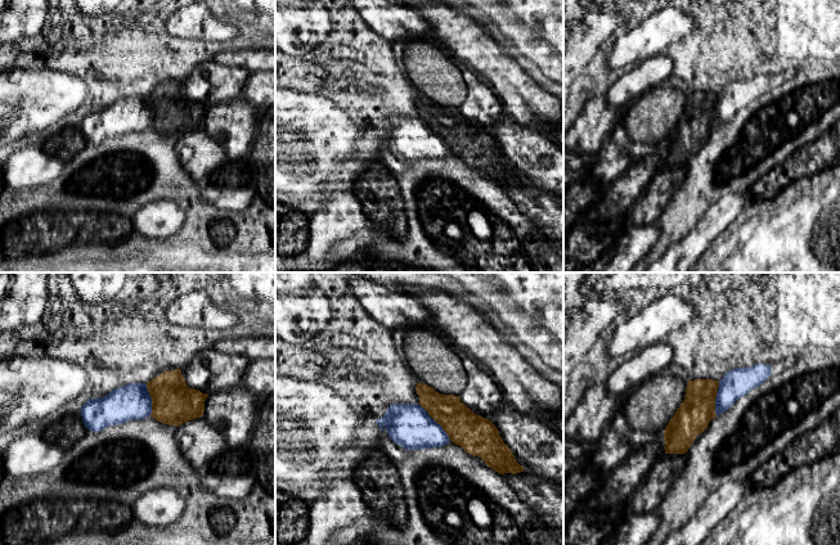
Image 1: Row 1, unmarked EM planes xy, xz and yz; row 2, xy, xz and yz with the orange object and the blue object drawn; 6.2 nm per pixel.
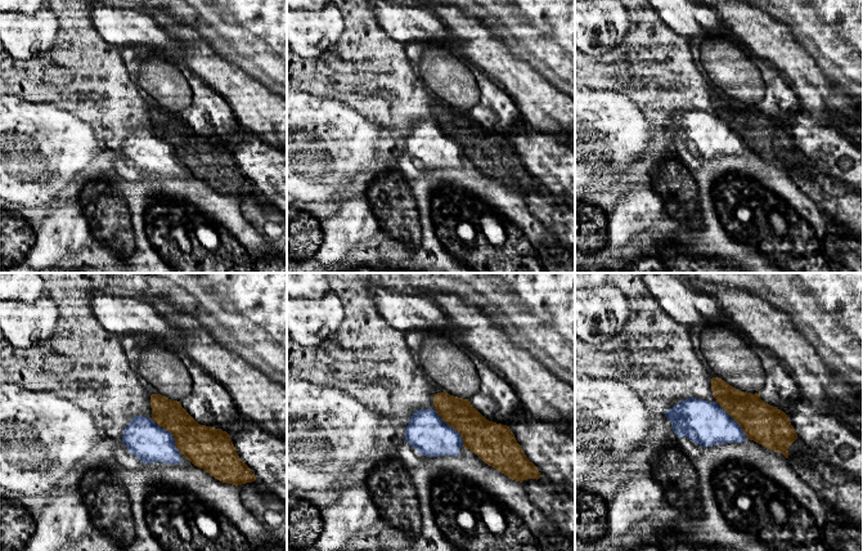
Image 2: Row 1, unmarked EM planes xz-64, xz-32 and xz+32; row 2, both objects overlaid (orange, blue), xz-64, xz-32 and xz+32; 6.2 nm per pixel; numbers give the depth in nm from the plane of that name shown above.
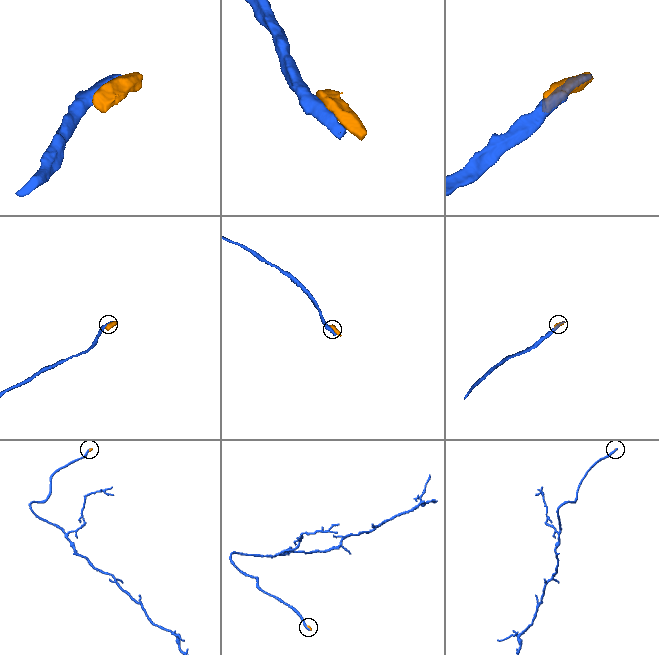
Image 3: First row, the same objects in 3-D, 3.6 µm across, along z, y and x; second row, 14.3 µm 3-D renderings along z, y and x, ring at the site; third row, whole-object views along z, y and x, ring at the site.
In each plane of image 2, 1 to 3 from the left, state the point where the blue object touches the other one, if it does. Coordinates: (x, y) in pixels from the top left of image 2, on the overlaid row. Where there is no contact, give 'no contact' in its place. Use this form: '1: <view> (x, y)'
1: xz-64 (167, 430)
2: xz-32 (453, 428)
3: xz+32 (733, 419)

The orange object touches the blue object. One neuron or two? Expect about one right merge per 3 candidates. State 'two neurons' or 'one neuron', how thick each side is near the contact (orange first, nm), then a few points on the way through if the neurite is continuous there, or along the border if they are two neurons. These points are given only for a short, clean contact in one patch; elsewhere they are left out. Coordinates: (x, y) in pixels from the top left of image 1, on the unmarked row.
two neurons; 240 nm thick on the orange side, 280 nm on the other

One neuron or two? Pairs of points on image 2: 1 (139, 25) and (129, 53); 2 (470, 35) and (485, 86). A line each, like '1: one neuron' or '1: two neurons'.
1: two neurons
2: two neurons

